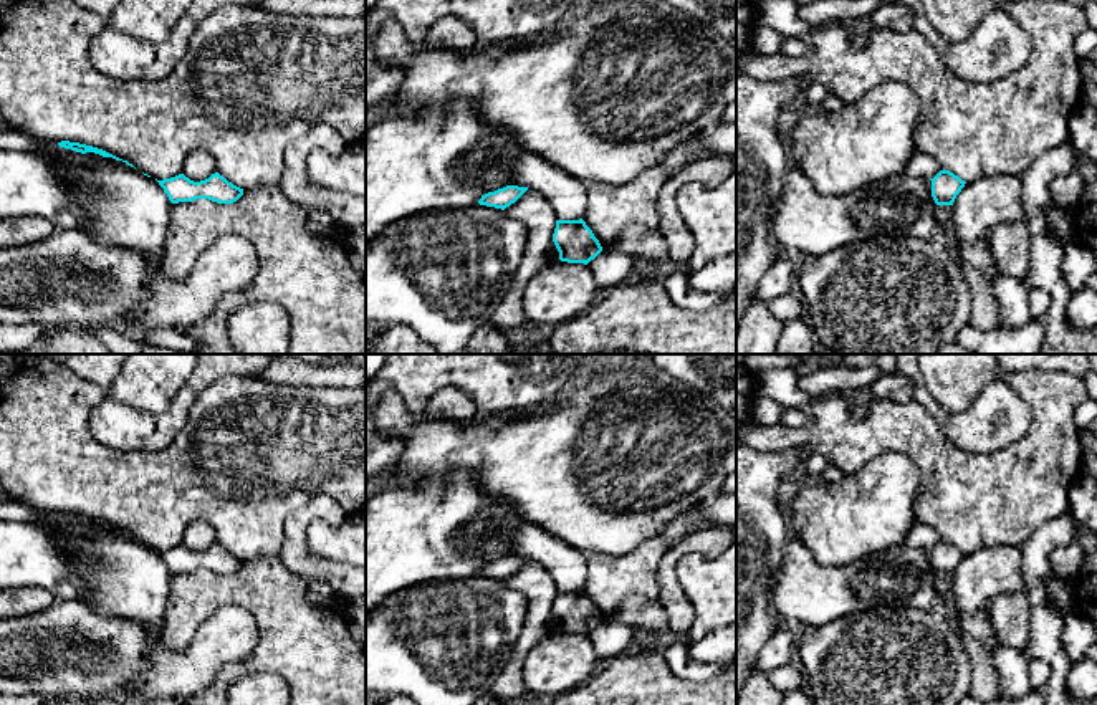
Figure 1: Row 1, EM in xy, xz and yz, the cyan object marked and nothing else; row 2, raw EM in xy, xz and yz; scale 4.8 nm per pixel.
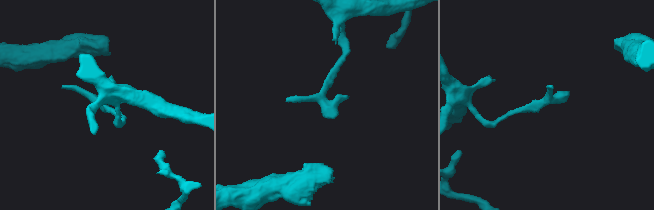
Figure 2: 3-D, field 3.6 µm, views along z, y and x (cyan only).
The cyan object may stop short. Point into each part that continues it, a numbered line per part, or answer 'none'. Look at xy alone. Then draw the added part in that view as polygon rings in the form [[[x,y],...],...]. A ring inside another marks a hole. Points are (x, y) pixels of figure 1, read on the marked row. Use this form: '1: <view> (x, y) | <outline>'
none

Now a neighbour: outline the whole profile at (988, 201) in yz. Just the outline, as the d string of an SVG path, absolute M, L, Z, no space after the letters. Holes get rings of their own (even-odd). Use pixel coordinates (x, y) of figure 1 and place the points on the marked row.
M981 175L966 182L951 207L961 255L993 283L999 328L1013 329L1032 321L1032 286L1028 280L994 273L988 247L988 233L999 223L1024 222L1019 175Z

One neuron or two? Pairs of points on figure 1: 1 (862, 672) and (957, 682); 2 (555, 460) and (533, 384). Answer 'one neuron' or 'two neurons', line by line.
1: one neuron
2: two neurons

